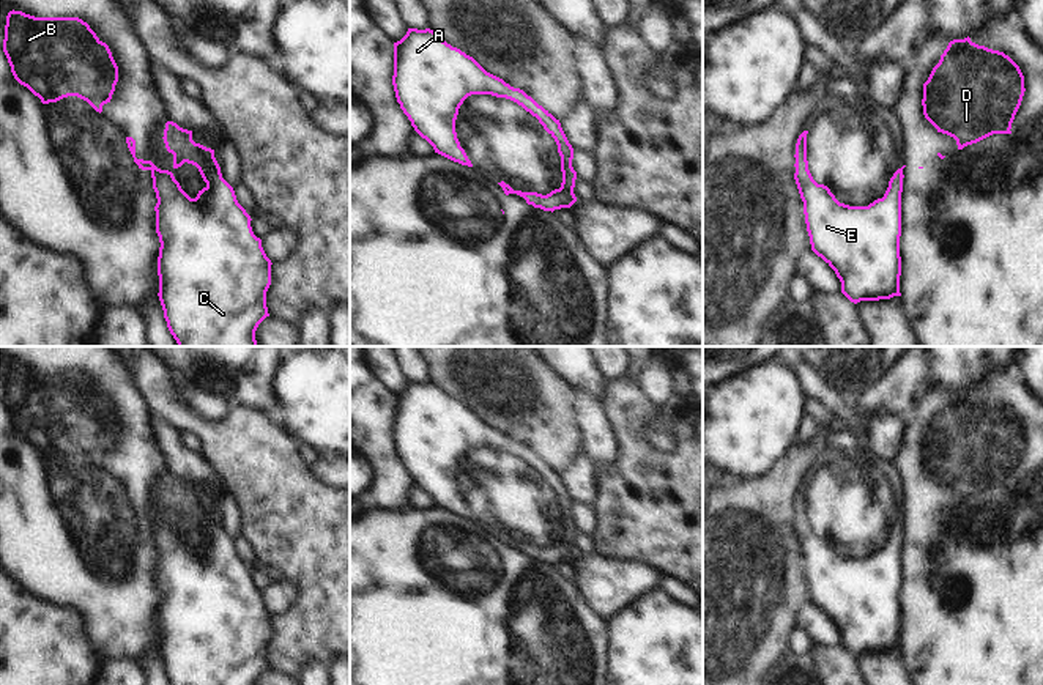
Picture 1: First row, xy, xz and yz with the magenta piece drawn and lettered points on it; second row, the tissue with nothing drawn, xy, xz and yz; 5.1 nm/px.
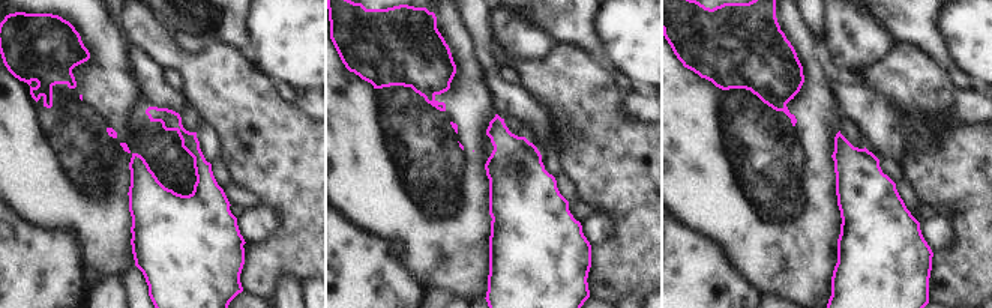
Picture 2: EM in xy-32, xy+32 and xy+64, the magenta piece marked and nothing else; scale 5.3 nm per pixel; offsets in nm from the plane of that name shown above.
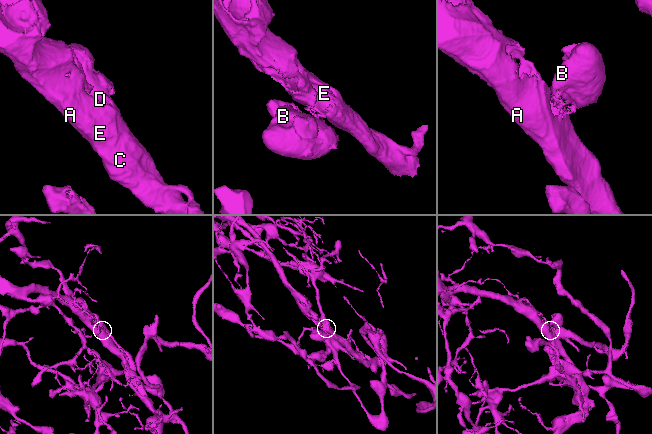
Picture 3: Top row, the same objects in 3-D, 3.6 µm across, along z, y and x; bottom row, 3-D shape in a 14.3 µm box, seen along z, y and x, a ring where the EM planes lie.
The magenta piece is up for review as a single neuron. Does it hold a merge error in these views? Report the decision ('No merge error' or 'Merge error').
Merge error.

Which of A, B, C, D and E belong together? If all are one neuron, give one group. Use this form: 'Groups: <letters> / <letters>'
Groups: A C E / B D.

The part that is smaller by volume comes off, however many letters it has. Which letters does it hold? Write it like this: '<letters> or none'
B, D

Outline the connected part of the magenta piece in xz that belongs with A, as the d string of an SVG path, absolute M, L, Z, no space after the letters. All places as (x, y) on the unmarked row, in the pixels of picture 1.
M408 381L406 387L394 395L392 438L397 455L414 483L433 499L435 505L468 520L473 517L455 485L463 454L471 447L492 447L517 455L555 491L561 509L562 535L547 548L514 543L504 534L498 537L544 564L570 561L577 554L573 501L559 472L523 442L487 425L473 409L443 394L433 383Z

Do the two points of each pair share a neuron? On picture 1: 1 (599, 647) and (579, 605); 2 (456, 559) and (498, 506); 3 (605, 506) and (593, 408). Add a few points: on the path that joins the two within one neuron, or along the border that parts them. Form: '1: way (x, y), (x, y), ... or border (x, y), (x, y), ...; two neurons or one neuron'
1: way (588, 636), (579, 627), (579, 616); one neuron
2: border (473, 518), (497, 536); two neurons
3: border (610, 427), (616, 441), (616, 455), (596, 465); two neurons

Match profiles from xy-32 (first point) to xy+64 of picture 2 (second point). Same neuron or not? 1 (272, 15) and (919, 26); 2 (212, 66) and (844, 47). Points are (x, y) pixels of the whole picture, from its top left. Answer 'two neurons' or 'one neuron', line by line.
1: two neurons
2: two neurons

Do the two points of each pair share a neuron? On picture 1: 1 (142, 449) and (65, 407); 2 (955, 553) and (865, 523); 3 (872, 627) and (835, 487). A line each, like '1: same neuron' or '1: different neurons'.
1: same neuron
2: different neurons
3: same neuron

